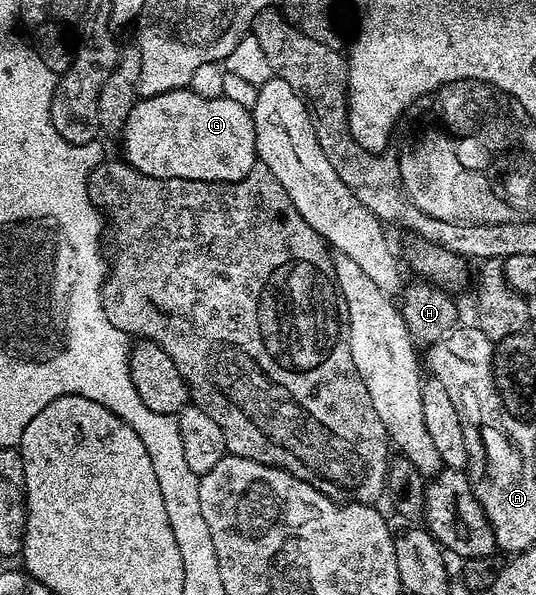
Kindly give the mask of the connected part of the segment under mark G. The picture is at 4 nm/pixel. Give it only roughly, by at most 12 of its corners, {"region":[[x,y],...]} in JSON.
{"region":[[191,88],[137,100],[123,160],[154,179],[241,181],[251,108]]}

